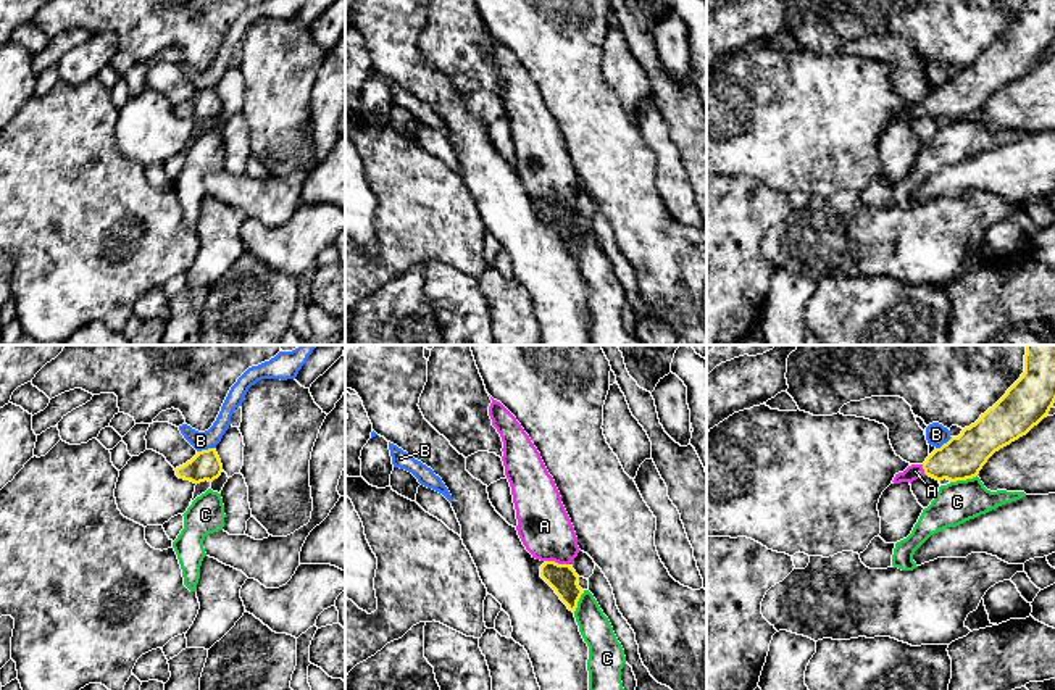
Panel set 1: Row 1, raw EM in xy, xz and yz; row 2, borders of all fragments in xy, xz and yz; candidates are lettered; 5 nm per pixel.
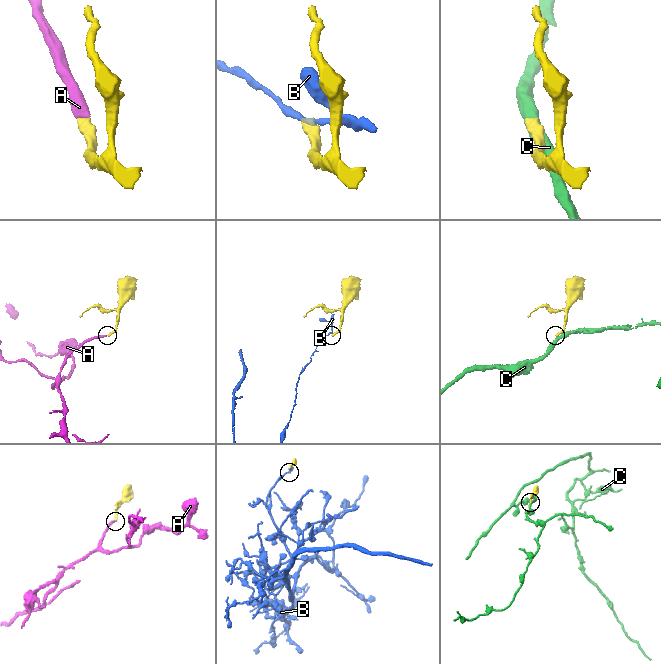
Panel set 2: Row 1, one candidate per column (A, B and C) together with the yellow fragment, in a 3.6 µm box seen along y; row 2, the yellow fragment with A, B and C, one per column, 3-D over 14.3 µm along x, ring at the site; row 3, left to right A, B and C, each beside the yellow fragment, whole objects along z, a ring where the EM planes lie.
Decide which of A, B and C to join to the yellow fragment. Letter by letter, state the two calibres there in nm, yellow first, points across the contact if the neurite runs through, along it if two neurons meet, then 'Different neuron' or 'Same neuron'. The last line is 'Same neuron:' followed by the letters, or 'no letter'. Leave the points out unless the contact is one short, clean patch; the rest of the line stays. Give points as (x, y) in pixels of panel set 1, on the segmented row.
A: Thickness 140 nm (yellow) against 260 nm. Path across: xz (562, 577), (557, 573), (557, 563), (557, 544), (544, 526). Same neuron
B: Thickness 150 nm (yellow) against 100 nm. Boundary: xy (213, 447), (197, 452). Different neuron
C: Thickness 220 nm (yellow) against 200 nm. Boundary: yz (976, 474), (950, 482). Different neuron
Same neuron: A

